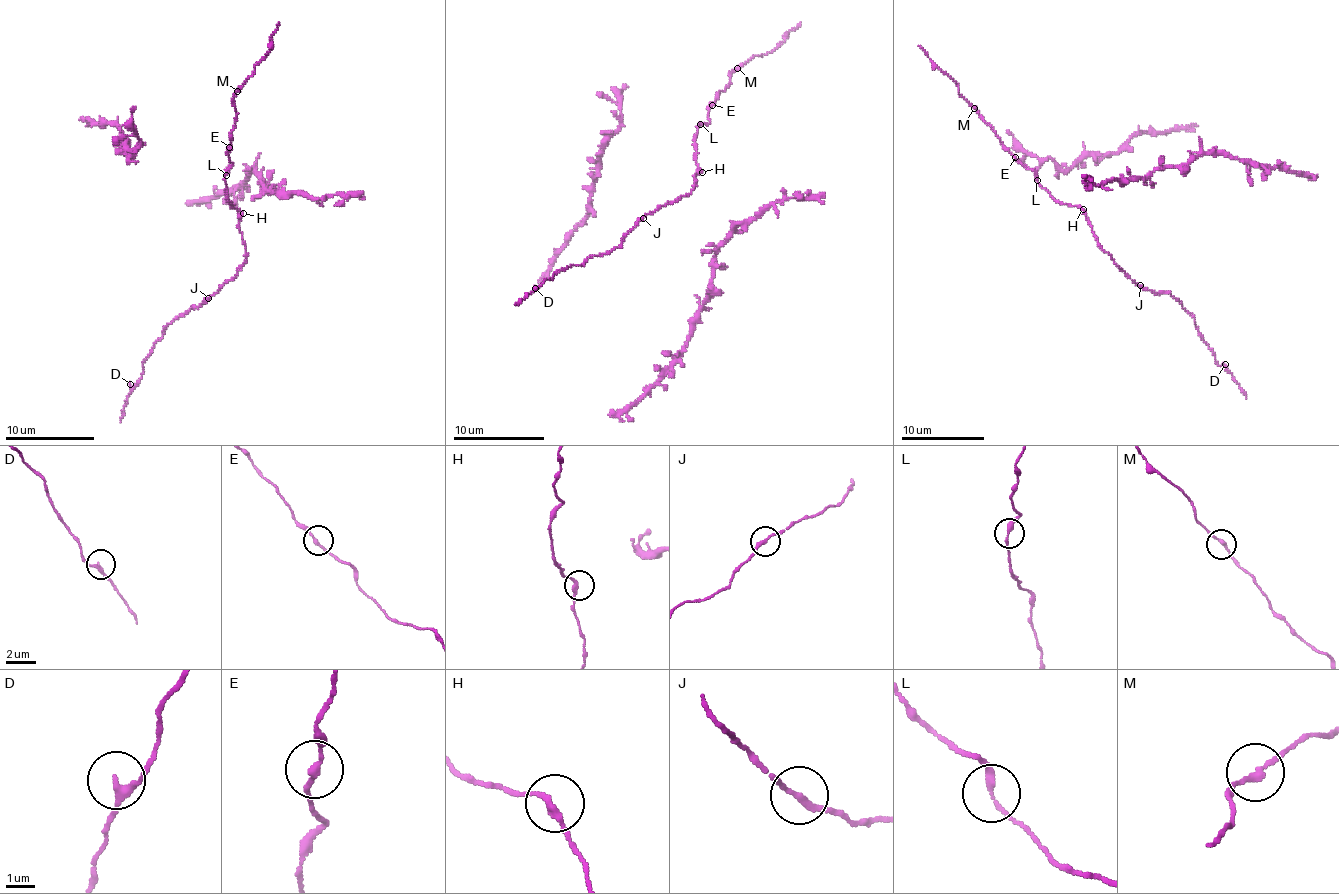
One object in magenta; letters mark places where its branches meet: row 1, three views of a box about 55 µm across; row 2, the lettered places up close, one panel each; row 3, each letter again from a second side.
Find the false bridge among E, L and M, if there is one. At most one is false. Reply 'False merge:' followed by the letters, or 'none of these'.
False merge: none of these

